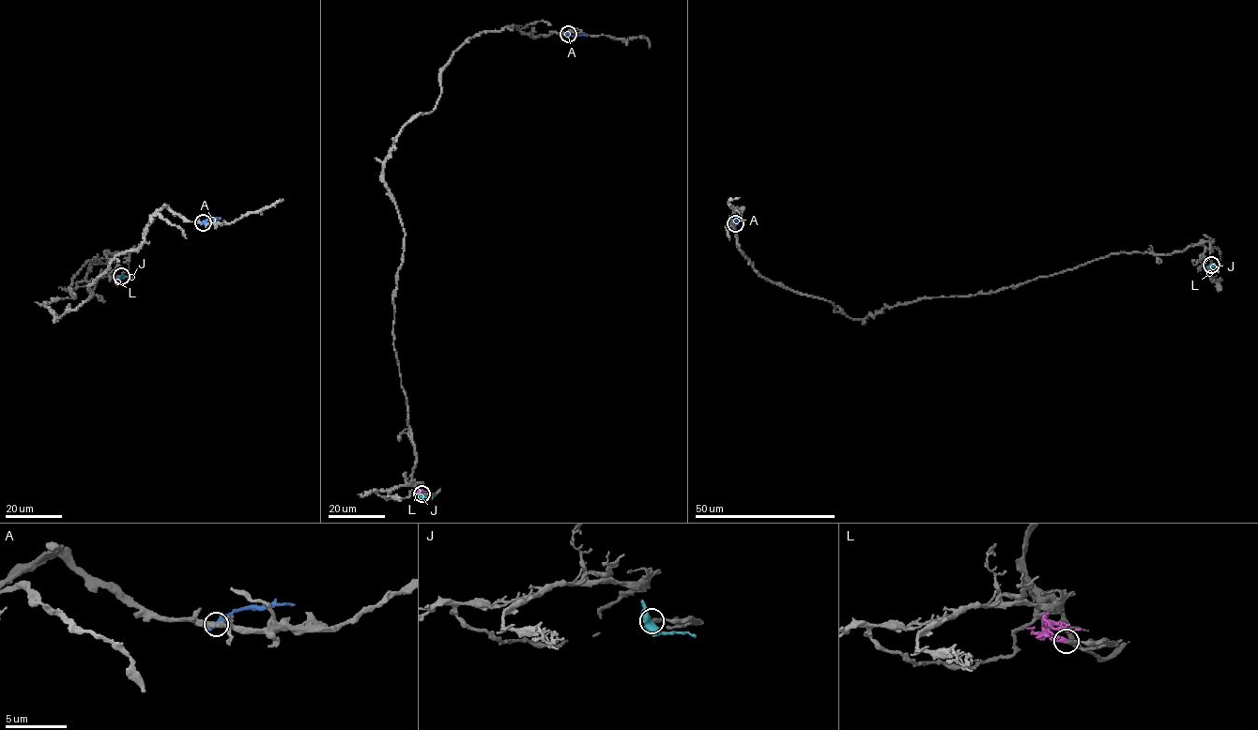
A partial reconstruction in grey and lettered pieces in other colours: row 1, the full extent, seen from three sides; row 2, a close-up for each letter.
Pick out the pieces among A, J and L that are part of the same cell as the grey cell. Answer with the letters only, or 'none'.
L

